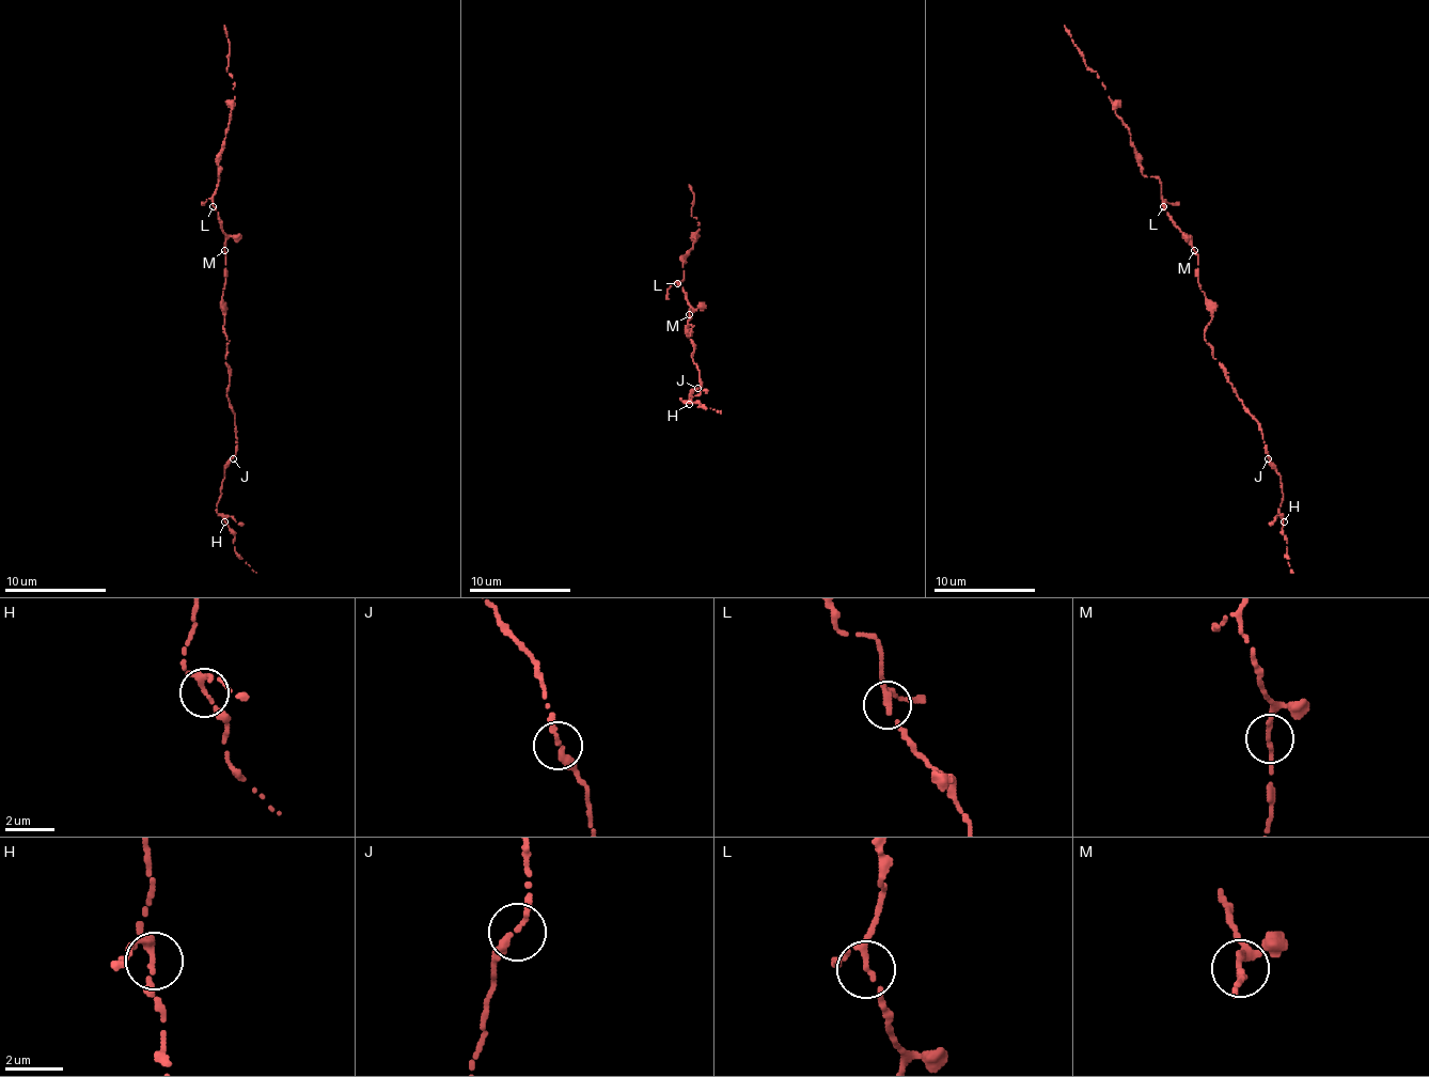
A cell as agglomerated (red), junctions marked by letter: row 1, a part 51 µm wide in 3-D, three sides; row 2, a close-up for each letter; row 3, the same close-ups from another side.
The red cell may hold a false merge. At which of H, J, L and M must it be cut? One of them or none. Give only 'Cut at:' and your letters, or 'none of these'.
Cut at: none of these

